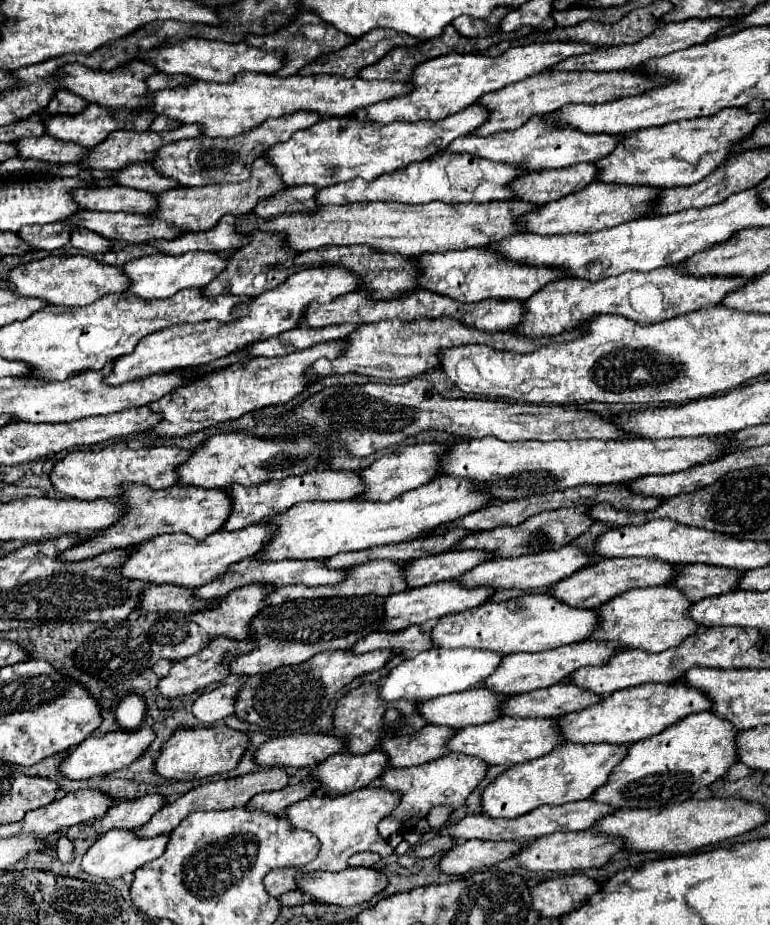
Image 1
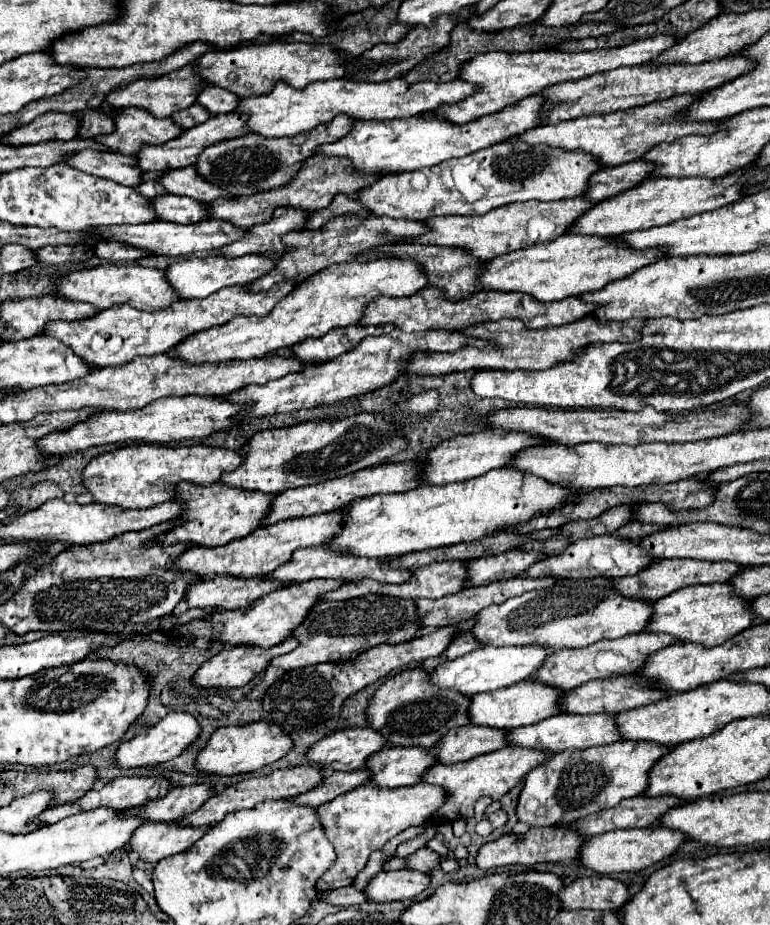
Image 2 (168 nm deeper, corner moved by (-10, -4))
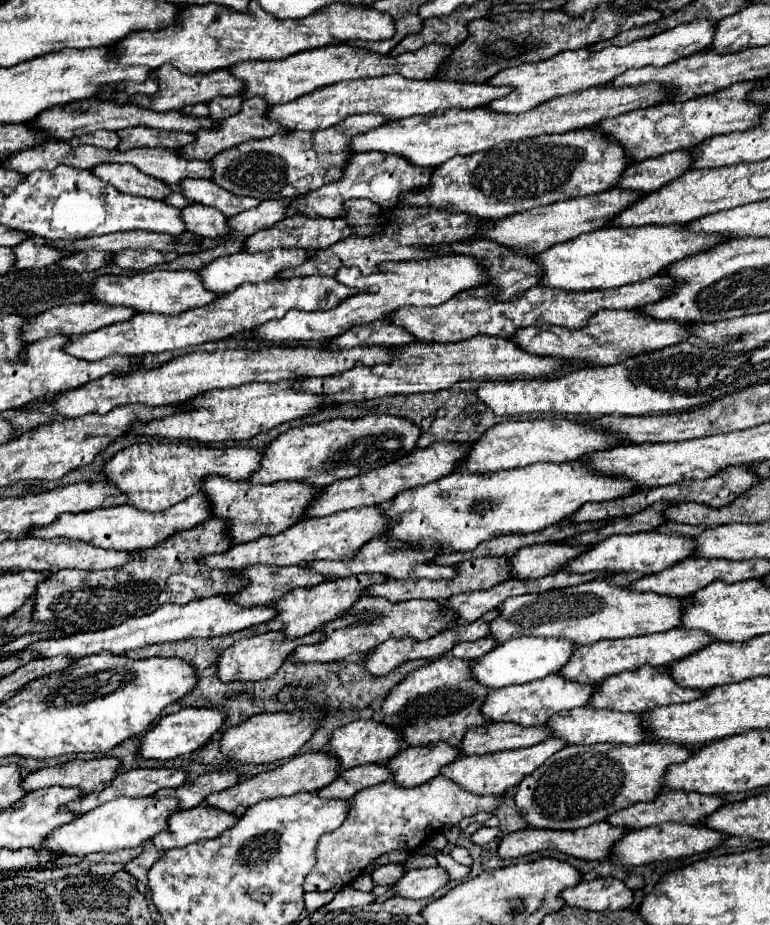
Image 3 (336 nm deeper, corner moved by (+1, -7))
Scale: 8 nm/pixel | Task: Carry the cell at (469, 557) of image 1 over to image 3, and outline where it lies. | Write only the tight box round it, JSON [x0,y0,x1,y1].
[510,543,588,579]

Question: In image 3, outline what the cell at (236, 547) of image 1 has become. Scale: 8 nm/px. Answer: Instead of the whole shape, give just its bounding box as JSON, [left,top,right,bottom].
[200,507,384,571]

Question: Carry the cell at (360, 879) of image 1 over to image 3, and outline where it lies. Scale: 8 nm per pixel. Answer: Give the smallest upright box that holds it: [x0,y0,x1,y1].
[394,865,448,899]

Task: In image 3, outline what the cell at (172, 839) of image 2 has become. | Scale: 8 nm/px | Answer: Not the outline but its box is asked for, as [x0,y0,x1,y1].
[152,805,240,849]

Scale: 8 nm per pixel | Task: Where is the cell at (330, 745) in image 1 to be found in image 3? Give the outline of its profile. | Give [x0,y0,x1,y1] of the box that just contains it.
[330,719,402,769]

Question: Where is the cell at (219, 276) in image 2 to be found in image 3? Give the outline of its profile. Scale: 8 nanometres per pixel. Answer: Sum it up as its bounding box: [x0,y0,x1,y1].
[200,249,312,293]

